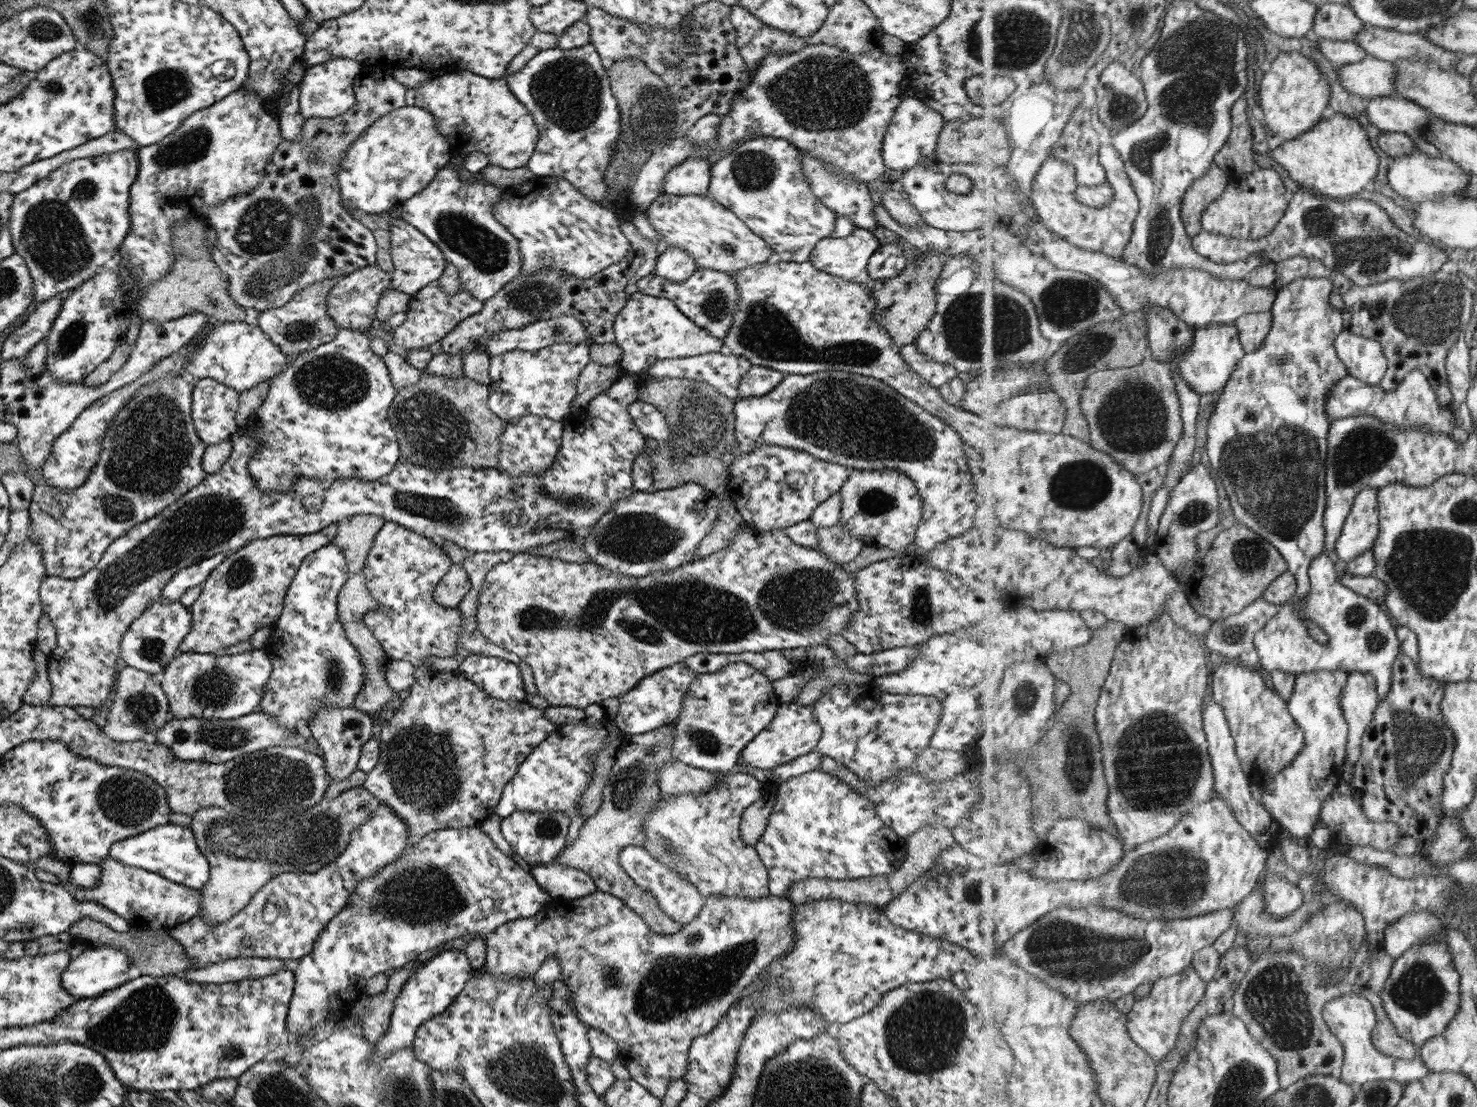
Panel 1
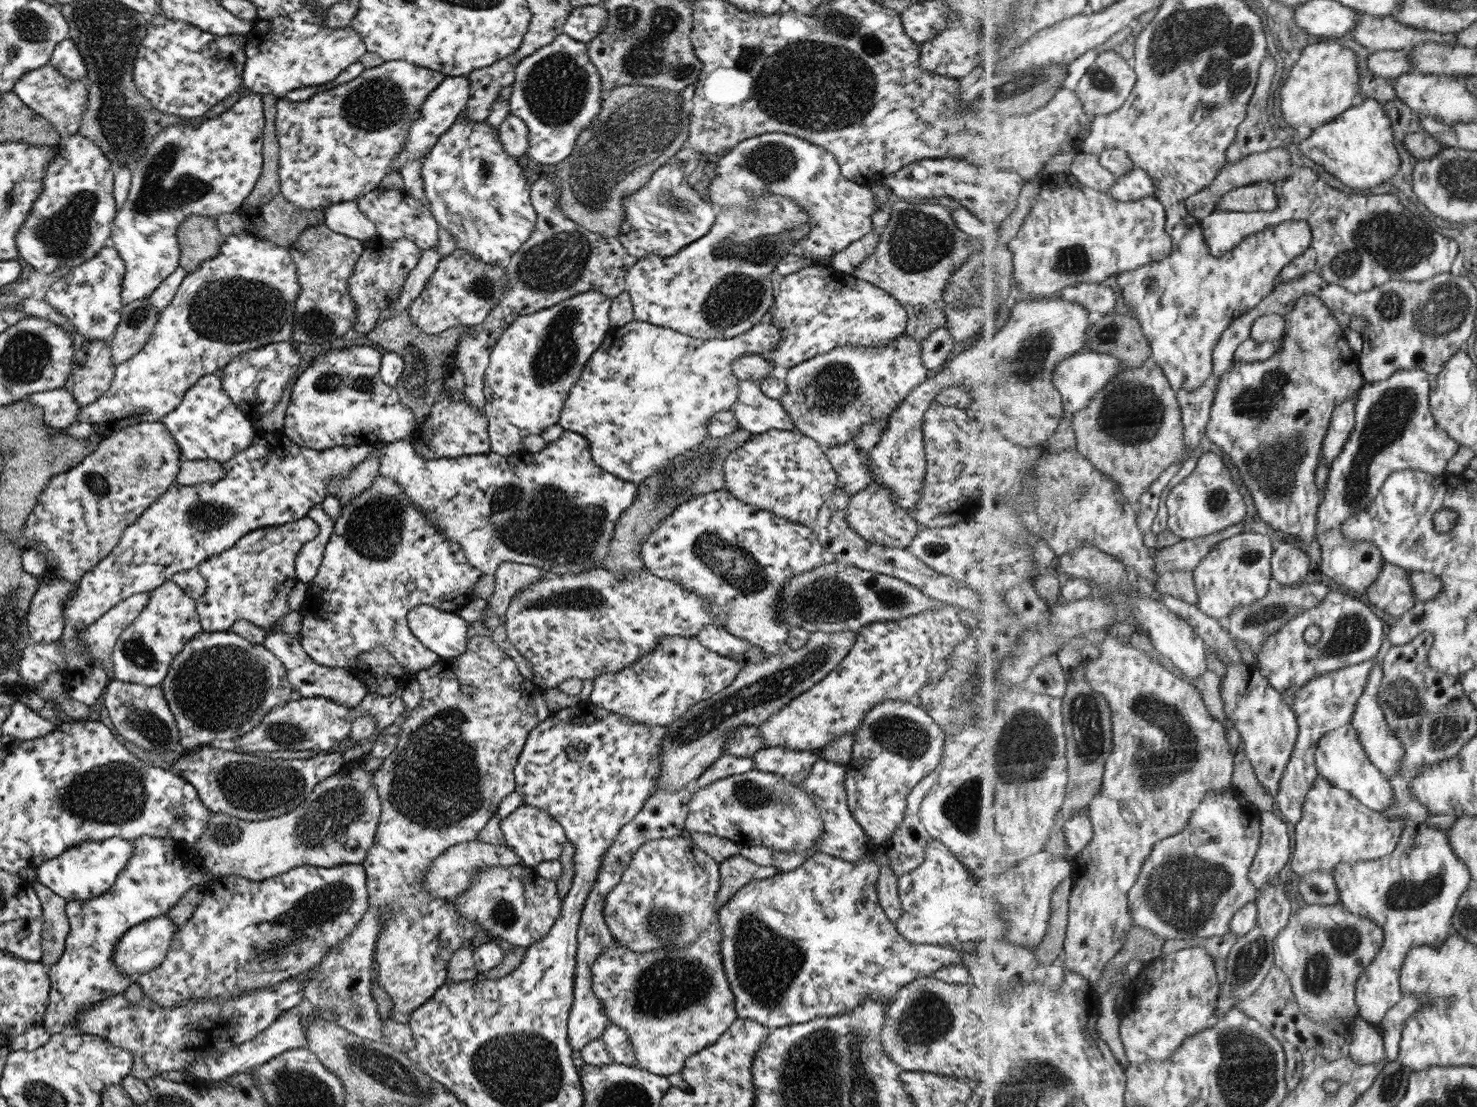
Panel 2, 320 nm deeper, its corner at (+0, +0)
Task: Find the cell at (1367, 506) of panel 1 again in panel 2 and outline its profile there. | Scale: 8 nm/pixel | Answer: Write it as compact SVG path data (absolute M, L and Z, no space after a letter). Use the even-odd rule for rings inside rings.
M1411 368L1398 370L1391 378L1377 382L1367 382L1359 391L1359 400L1355 405L1356 425L1349 440L1345 443L1343 452L1332 464L1330 480L1323 492L1323 498L1318 510L1316 540L1322 553L1321 570L1339 584L1340 589L1348 591L1353 596L1365 598L1369 588L1374 586L1382 574L1385 565L1383 554L1379 547L1372 542L1349 540L1342 531L1342 524L1356 513L1364 511L1369 503L1378 497L1378 492L1386 483L1389 476L1401 470L1412 468L1427 474L1443 474L1449 461L1459 450L1459 441L1455 440L1443 427L1439 426L1431 412L1431 380L1426 370Z

